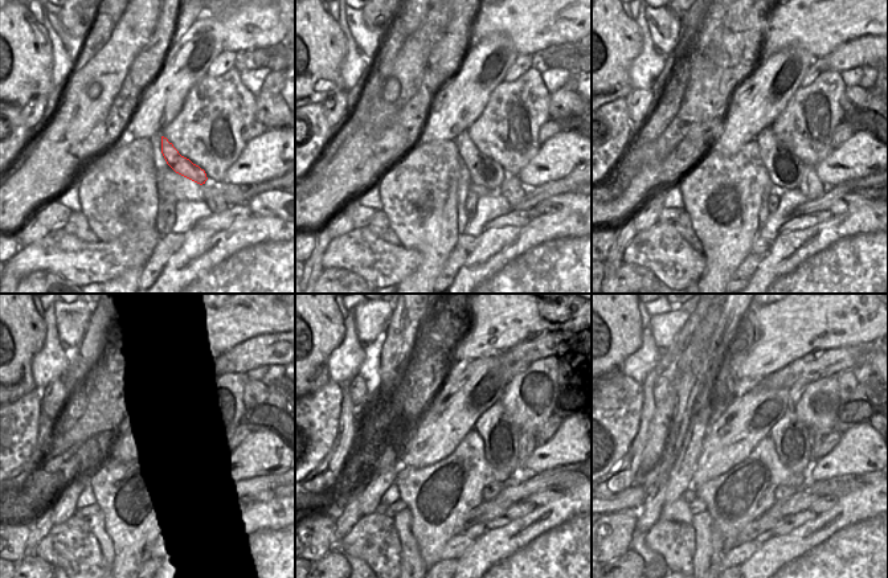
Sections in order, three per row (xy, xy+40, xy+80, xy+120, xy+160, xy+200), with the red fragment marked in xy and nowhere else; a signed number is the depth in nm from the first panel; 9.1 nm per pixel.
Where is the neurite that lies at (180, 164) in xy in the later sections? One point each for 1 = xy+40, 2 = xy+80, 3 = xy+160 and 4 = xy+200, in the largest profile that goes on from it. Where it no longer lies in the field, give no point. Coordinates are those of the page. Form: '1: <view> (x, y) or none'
1: xy+40 (483, 171)
2: xy+80 (785, 169)
3: xy+160 (499, 434)
4: xy+200 (790, 435)

